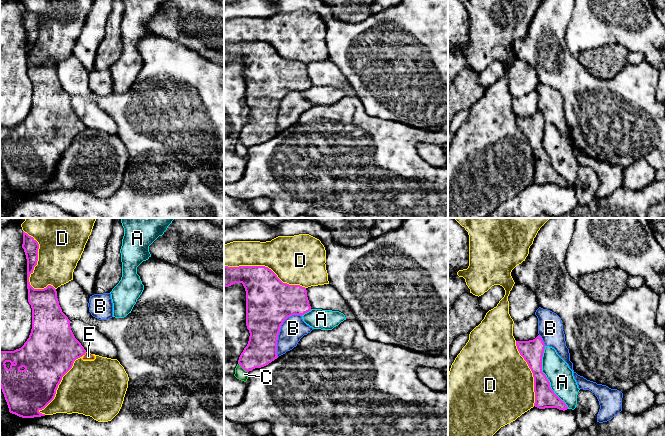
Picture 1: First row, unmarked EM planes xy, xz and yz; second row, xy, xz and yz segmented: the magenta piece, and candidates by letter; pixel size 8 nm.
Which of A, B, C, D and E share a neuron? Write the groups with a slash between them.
A / B / C / D E

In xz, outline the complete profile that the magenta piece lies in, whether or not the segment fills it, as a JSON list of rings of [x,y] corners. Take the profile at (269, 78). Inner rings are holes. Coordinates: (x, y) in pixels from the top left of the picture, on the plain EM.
[[[224,41],[224,64],[235,59],[242,59],[246,67],[246,102],[250,112],[238,139],[249,148],[264,143],[278,134],[277,116],[283,98],[292,91],[302,92],[312,85],[305,63],[283,59],[268,43]]]

